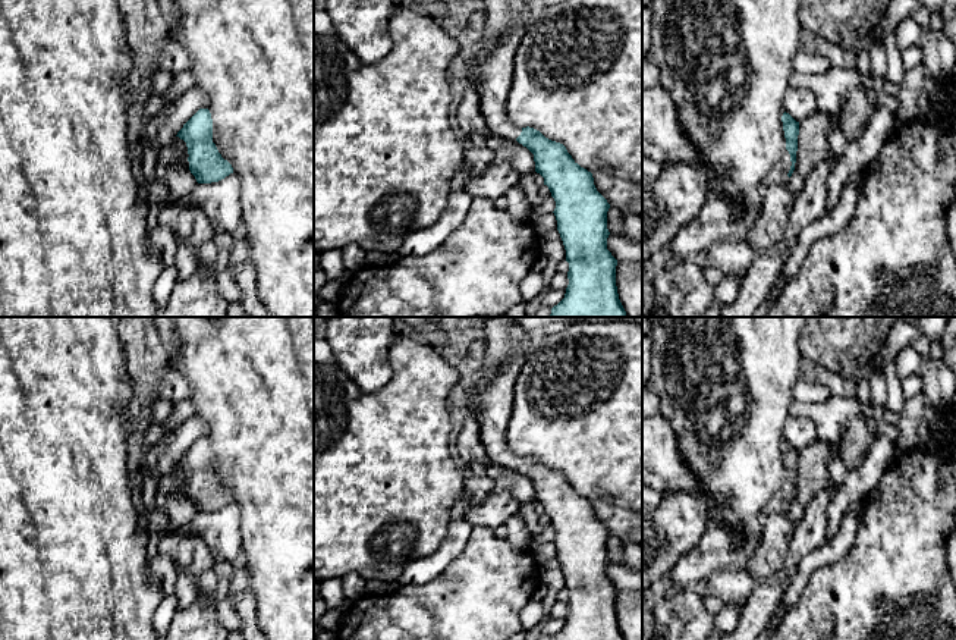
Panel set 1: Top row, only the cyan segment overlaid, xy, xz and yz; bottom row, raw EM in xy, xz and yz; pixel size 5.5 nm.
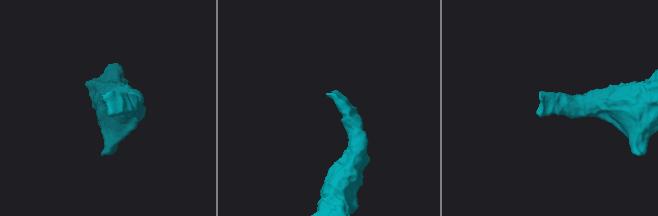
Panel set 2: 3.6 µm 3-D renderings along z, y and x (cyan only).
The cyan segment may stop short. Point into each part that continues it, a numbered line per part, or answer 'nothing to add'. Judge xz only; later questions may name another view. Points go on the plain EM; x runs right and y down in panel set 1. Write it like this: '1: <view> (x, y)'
1: xz (506, 345)

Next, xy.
nothing to add

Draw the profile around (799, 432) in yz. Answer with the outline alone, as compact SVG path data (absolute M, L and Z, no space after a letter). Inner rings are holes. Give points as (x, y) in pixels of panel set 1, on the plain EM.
M789 417L784 426L784 440L802 451L818 439L817 424L809 417Z

